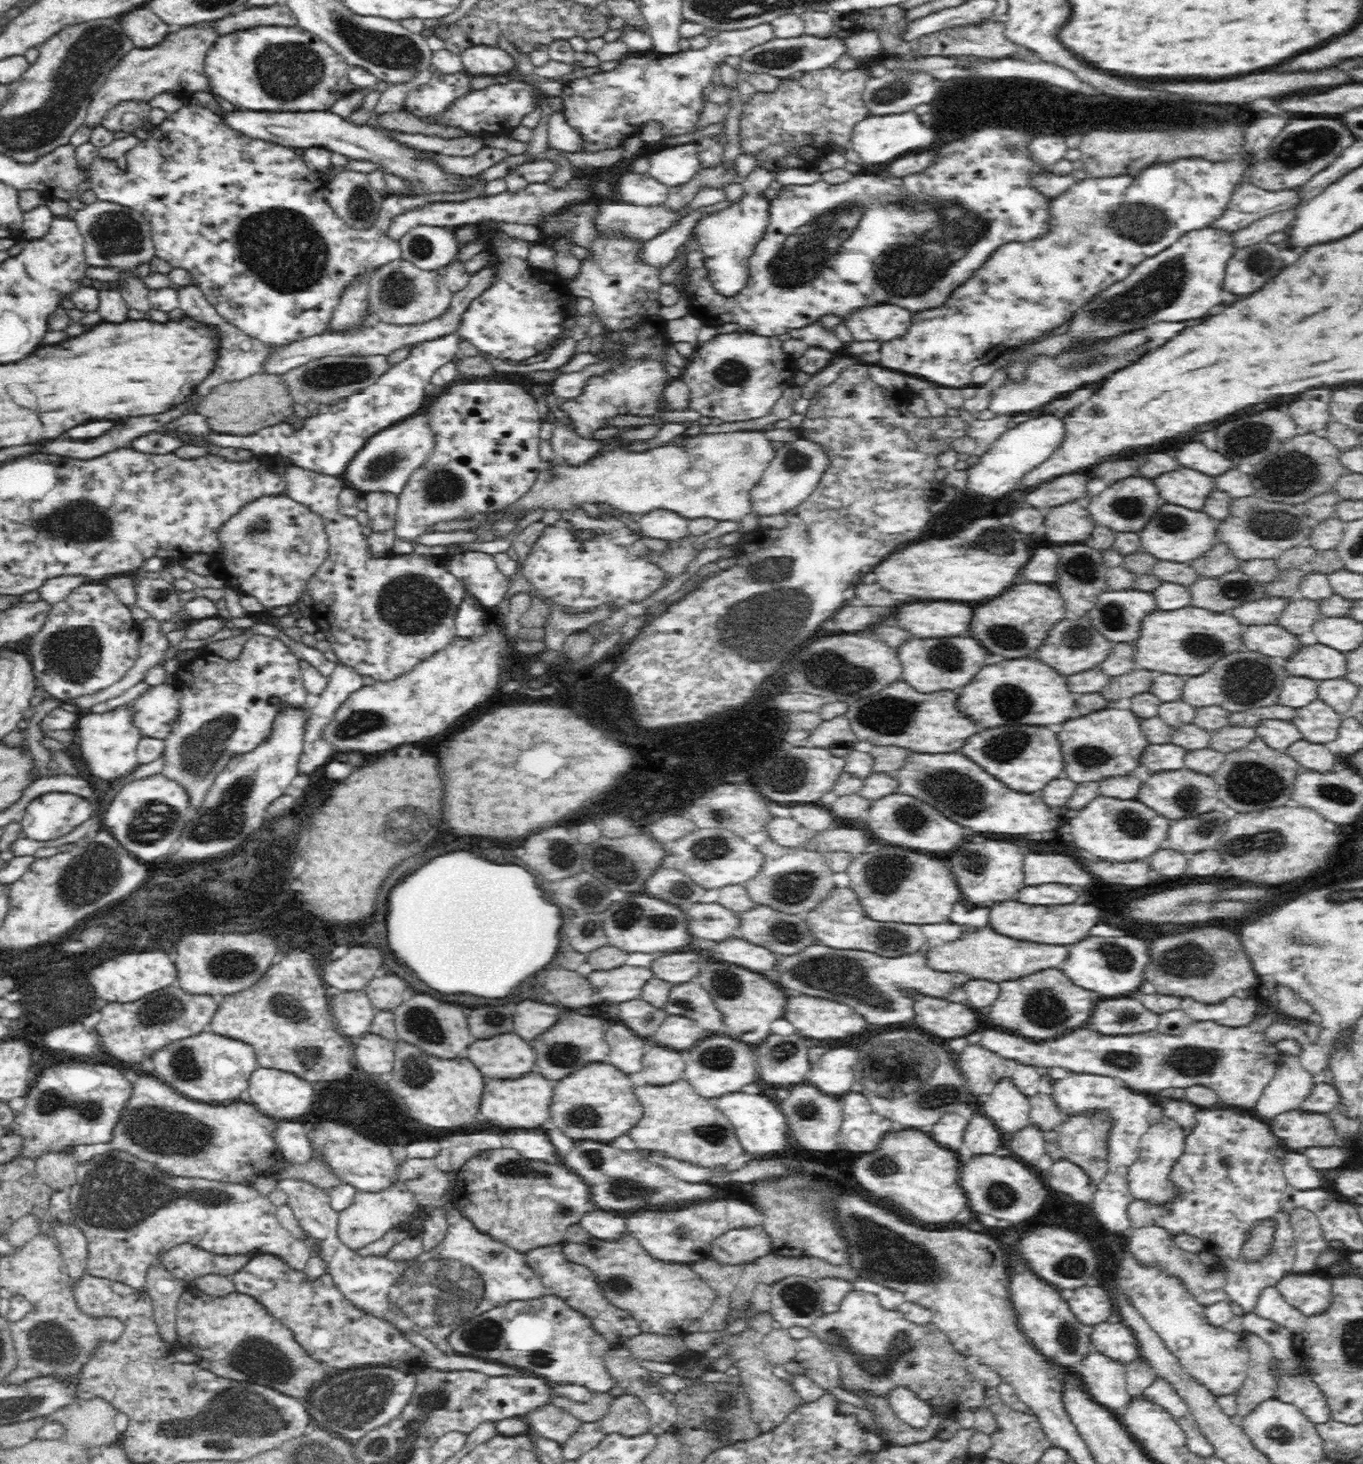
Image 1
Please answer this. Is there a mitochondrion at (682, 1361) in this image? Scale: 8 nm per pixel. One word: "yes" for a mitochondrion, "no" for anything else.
no

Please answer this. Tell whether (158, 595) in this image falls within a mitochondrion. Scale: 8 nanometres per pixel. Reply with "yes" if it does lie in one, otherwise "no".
yes

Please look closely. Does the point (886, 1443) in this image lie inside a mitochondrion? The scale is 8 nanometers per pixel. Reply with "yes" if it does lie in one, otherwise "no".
no

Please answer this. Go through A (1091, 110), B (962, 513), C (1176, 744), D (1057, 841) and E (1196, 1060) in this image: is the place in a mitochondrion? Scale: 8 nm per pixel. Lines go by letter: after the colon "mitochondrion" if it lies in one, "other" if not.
A: other
B: mitochondrion
C: other
D: other
E: mitochondrion

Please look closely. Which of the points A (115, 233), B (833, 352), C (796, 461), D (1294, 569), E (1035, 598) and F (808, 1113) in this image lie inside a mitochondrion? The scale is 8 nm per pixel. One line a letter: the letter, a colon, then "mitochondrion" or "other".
A: mitochondrion
B: other
C: mitochondrion
D: other
E: other
F: other

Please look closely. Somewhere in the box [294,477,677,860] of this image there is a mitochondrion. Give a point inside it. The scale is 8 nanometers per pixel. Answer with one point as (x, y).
(411, 604)

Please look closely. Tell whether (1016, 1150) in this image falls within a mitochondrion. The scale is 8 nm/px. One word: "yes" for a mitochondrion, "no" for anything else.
no

